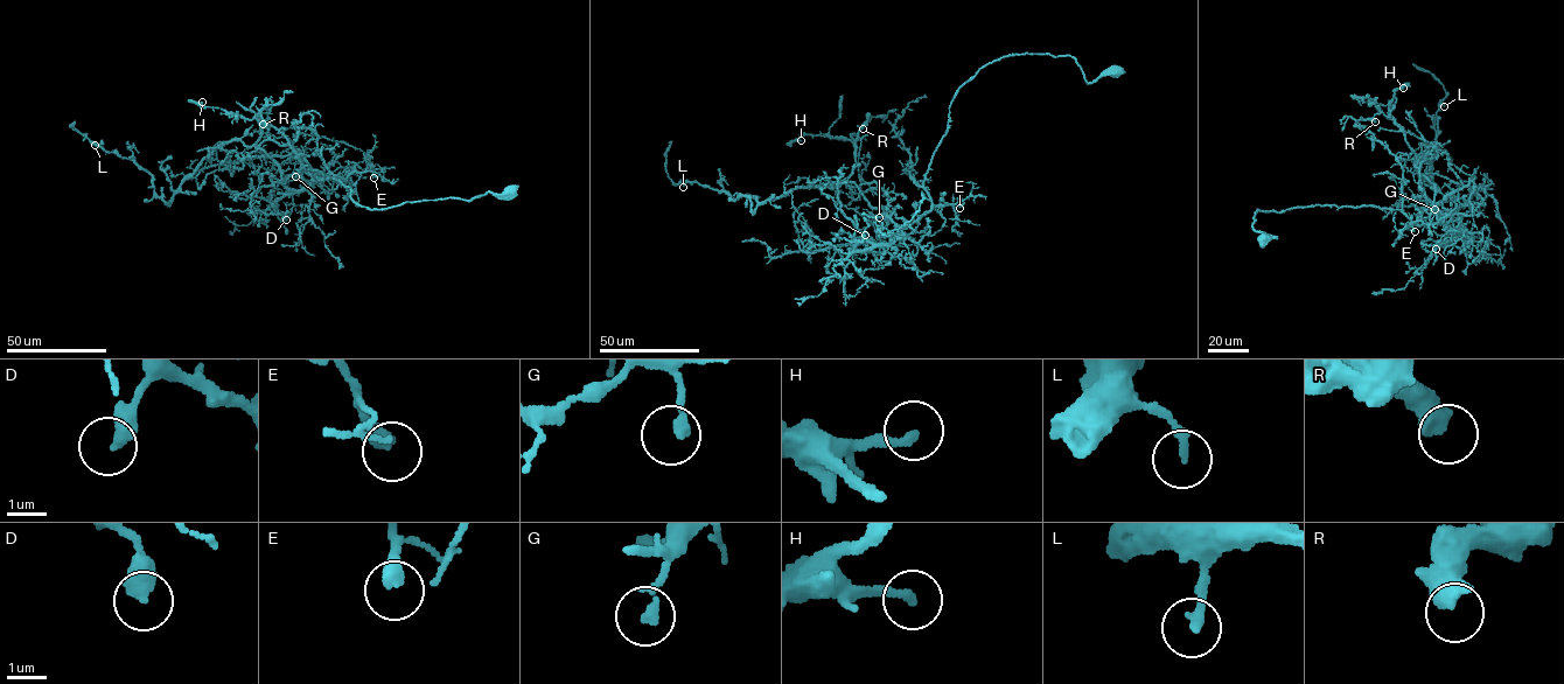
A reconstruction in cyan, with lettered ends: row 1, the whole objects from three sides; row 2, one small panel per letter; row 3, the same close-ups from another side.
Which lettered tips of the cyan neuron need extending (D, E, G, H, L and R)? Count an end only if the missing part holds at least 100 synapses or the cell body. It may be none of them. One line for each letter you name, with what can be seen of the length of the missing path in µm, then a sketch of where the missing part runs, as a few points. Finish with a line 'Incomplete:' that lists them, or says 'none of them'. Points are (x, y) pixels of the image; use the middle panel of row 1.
Incomplete: none of them

